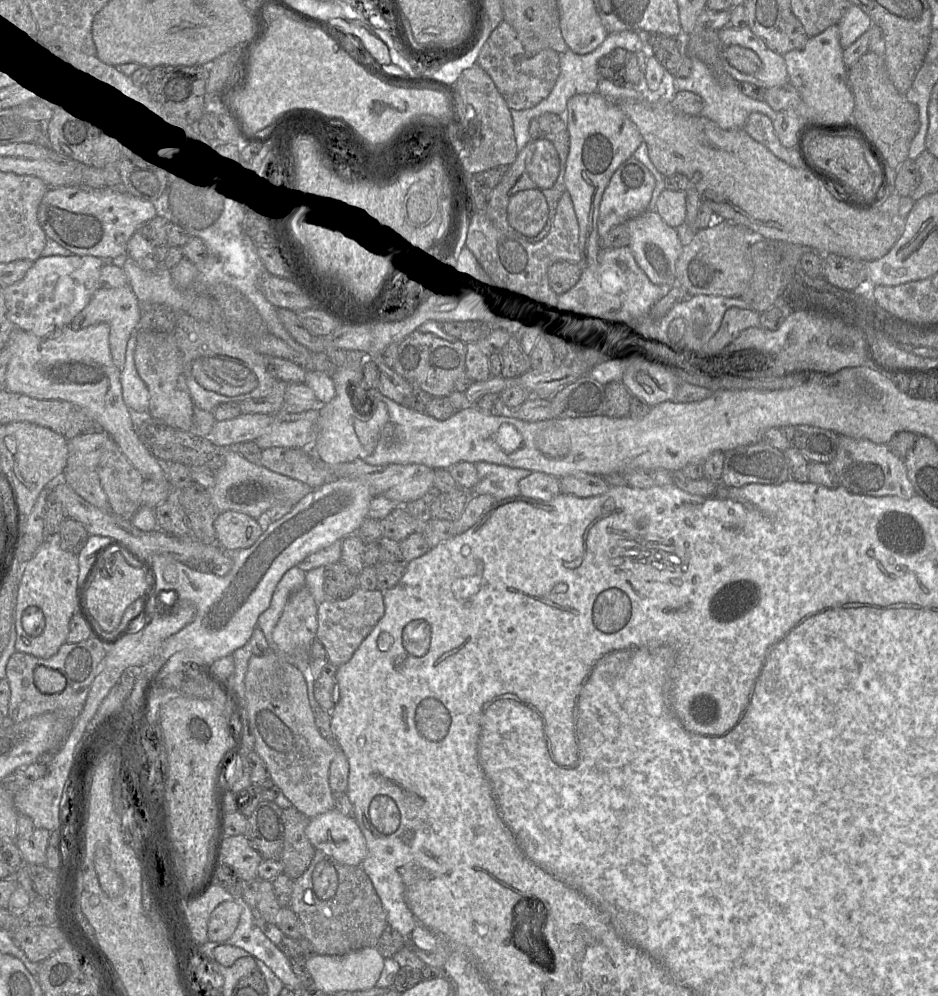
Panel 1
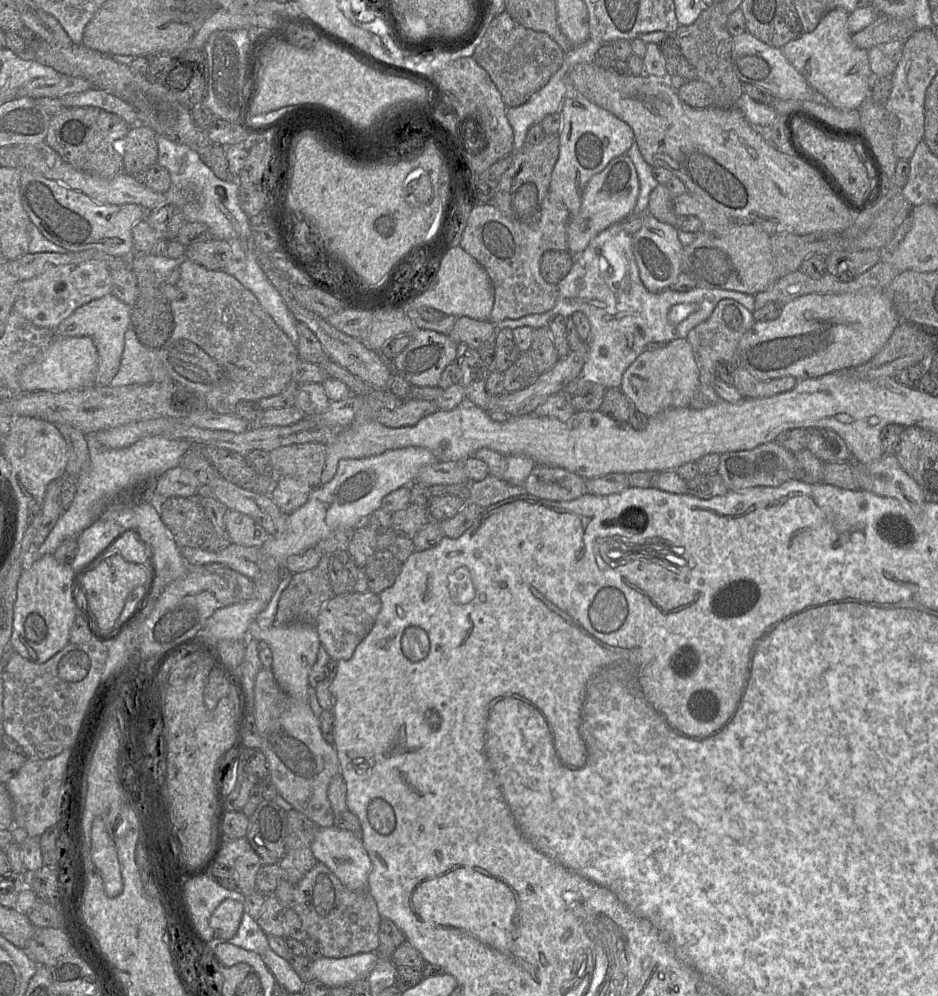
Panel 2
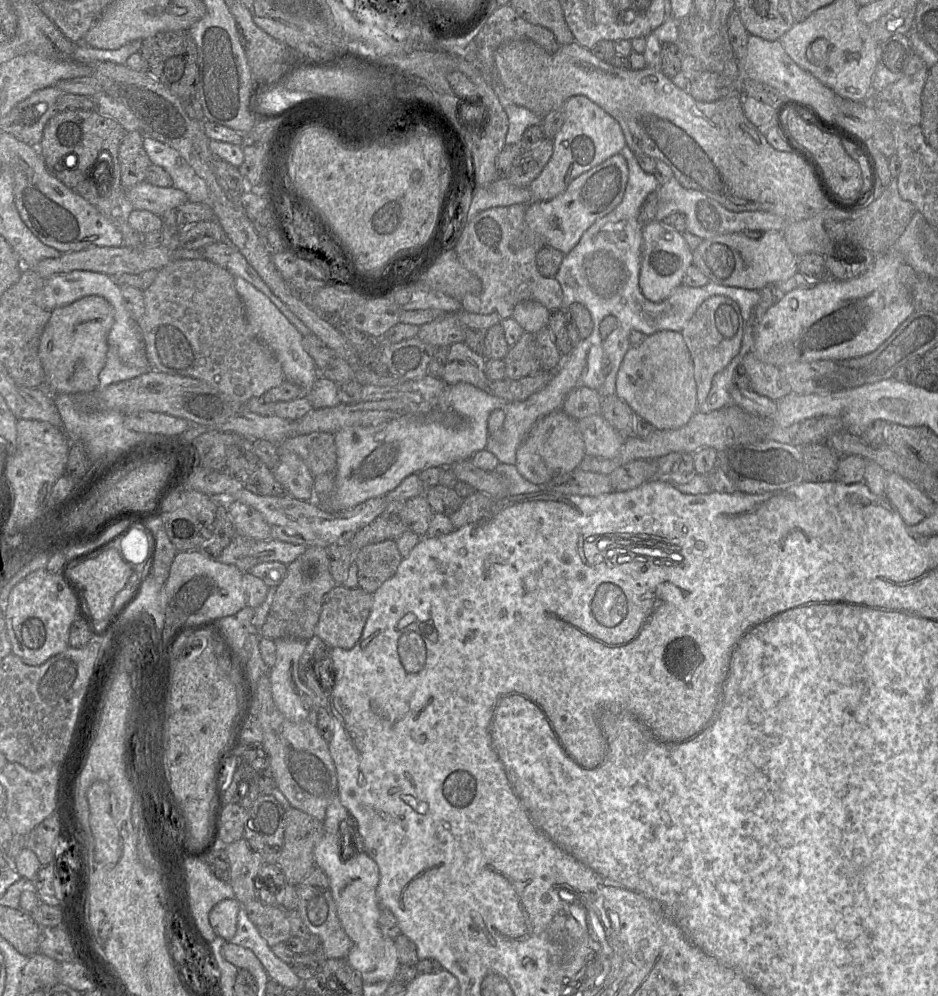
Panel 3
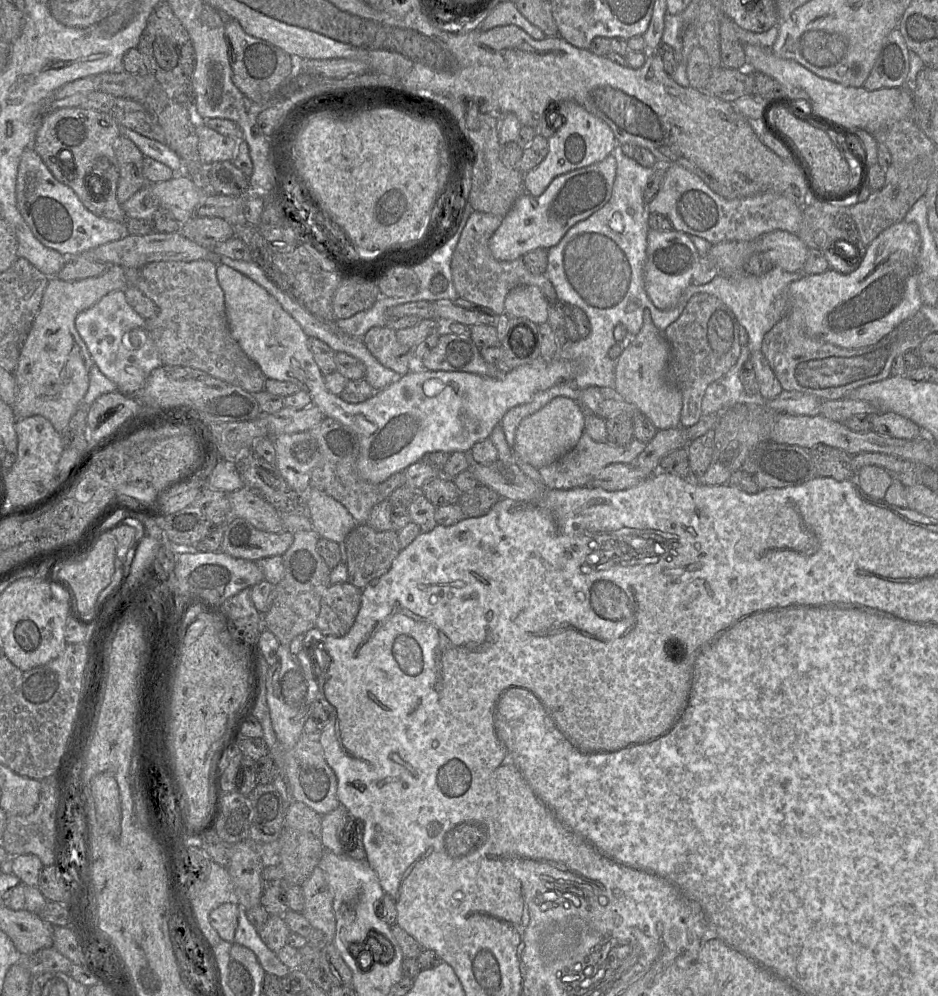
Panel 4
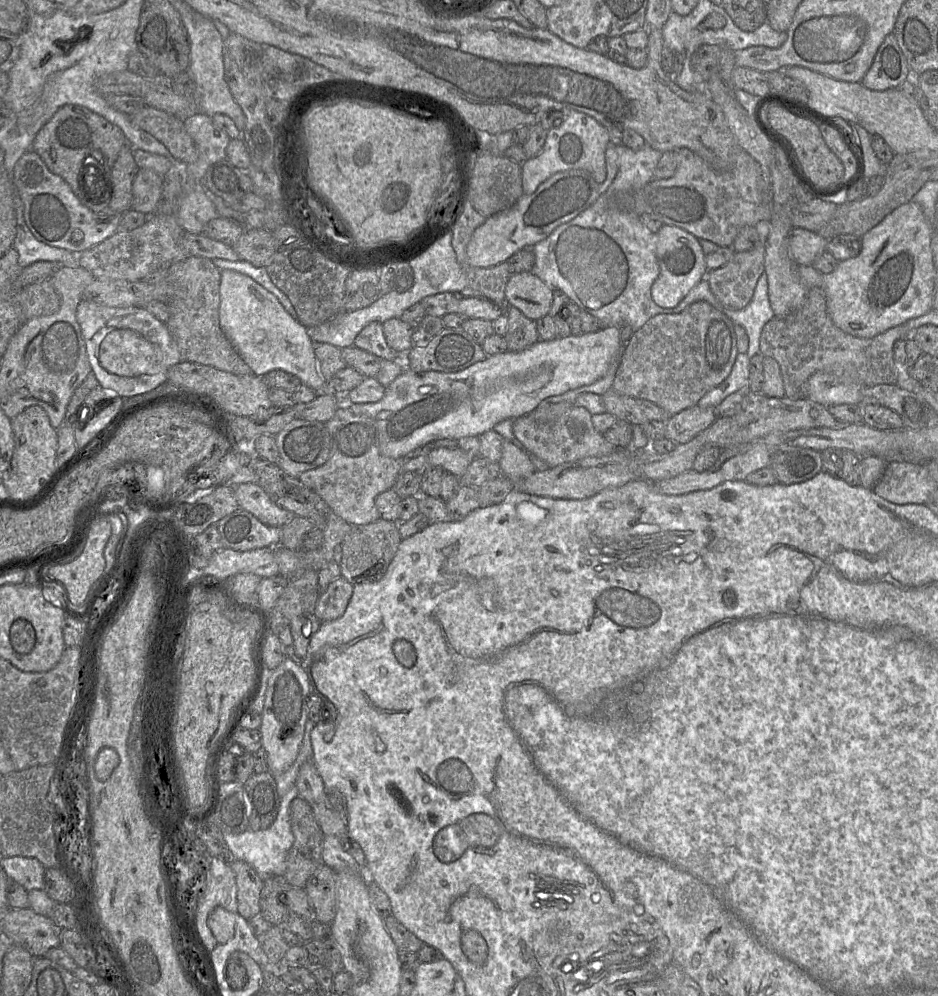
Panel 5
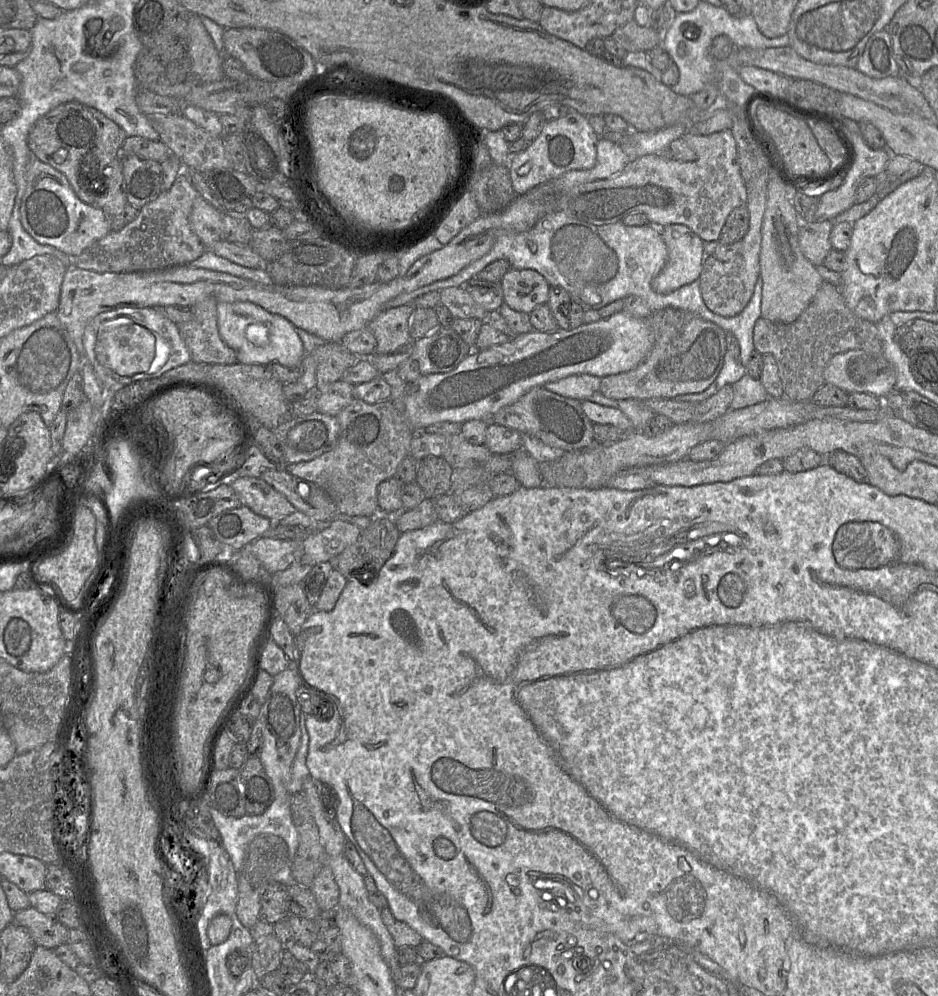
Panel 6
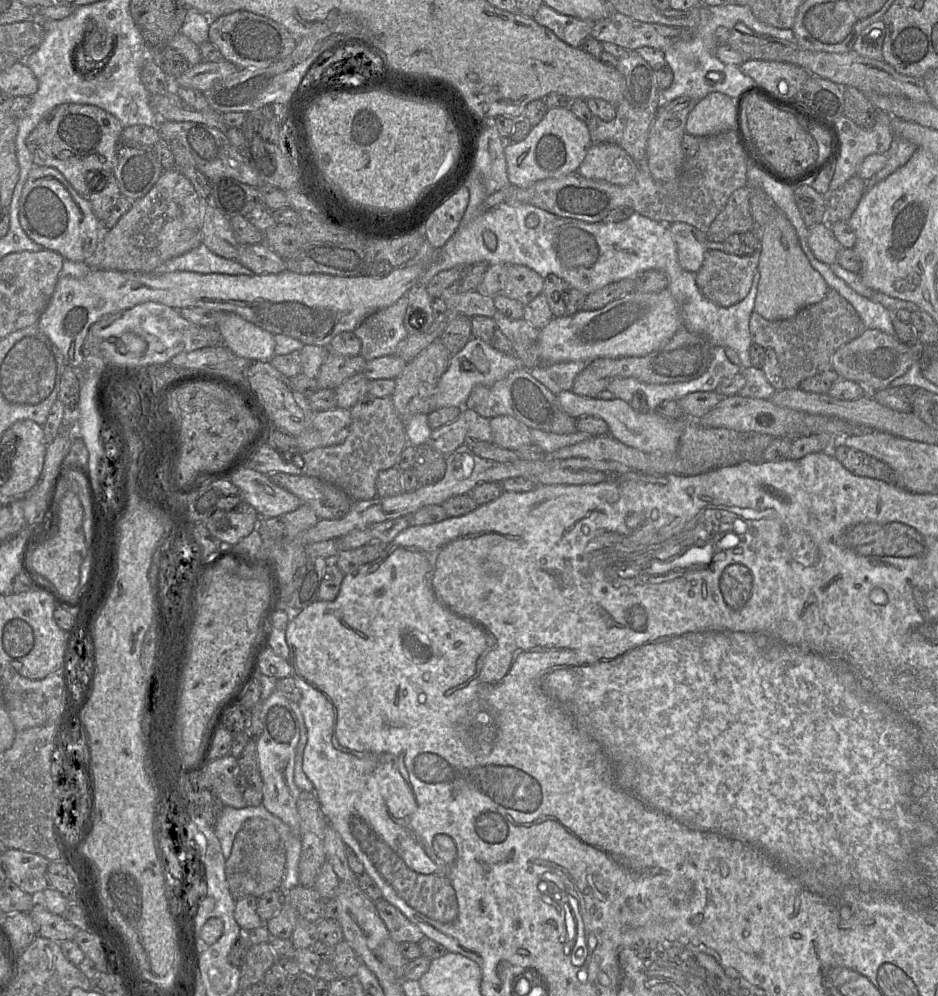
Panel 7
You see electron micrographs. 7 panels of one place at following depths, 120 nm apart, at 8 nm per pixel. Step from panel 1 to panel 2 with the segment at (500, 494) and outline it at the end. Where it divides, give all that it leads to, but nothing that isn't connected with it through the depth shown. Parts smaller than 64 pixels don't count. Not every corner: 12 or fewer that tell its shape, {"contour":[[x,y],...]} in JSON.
{"contour":[[481,448],[473,457],[489,474],[523,486],[536,463]]}

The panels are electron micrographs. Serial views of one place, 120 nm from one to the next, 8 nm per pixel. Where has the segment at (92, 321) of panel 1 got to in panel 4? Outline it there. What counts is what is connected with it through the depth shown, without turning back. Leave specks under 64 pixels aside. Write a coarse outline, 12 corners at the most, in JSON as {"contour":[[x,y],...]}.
{"contour":[[124,268],[50,277],[14,372],[17,419],[65,431],[94,364],[76,317]]}

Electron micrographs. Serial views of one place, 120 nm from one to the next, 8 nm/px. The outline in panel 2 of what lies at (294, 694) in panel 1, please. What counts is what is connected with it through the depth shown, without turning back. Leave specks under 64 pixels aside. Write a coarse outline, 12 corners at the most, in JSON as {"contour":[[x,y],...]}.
{"contour":[[271,668],[254,685],[260,750],[278,794],[334,826],[340,773],[309,701]]}

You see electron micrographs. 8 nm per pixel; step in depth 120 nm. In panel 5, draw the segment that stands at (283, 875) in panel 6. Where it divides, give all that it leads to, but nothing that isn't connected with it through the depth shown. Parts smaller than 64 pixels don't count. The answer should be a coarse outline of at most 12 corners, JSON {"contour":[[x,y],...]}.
{"contour":[[294,785],[265,830],[223,832],[230,859],[260,876],[285,875],[294,843]]}

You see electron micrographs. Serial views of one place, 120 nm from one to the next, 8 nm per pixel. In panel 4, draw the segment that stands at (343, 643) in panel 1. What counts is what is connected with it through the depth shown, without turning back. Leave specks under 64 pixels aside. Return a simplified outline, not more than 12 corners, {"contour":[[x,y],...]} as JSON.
{"contour":[[348,582],[327,588],[316,620],[325,637],[349,632],[362,590]]}

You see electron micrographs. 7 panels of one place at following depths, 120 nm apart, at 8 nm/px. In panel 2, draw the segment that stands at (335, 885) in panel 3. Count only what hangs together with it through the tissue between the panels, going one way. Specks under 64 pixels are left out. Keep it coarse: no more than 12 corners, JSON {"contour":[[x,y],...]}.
{"contour":[[319,828],[311,849],[348,889],[368,890],[359,836]]}

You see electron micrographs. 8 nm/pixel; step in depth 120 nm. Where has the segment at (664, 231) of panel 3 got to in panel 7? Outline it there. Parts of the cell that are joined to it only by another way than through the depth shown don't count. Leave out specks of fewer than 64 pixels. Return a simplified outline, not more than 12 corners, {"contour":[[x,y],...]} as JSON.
{"contour":[[683,222],[668,229],[681,268],[697,273],[708,251],[705,233]]}

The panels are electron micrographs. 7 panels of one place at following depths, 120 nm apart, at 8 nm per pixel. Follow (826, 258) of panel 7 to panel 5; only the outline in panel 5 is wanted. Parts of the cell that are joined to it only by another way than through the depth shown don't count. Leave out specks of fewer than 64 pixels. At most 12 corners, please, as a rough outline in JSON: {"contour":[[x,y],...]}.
{"contour":[[803,228],[790,231],[788,249],[798,265],[812,265],[827,240]]}

